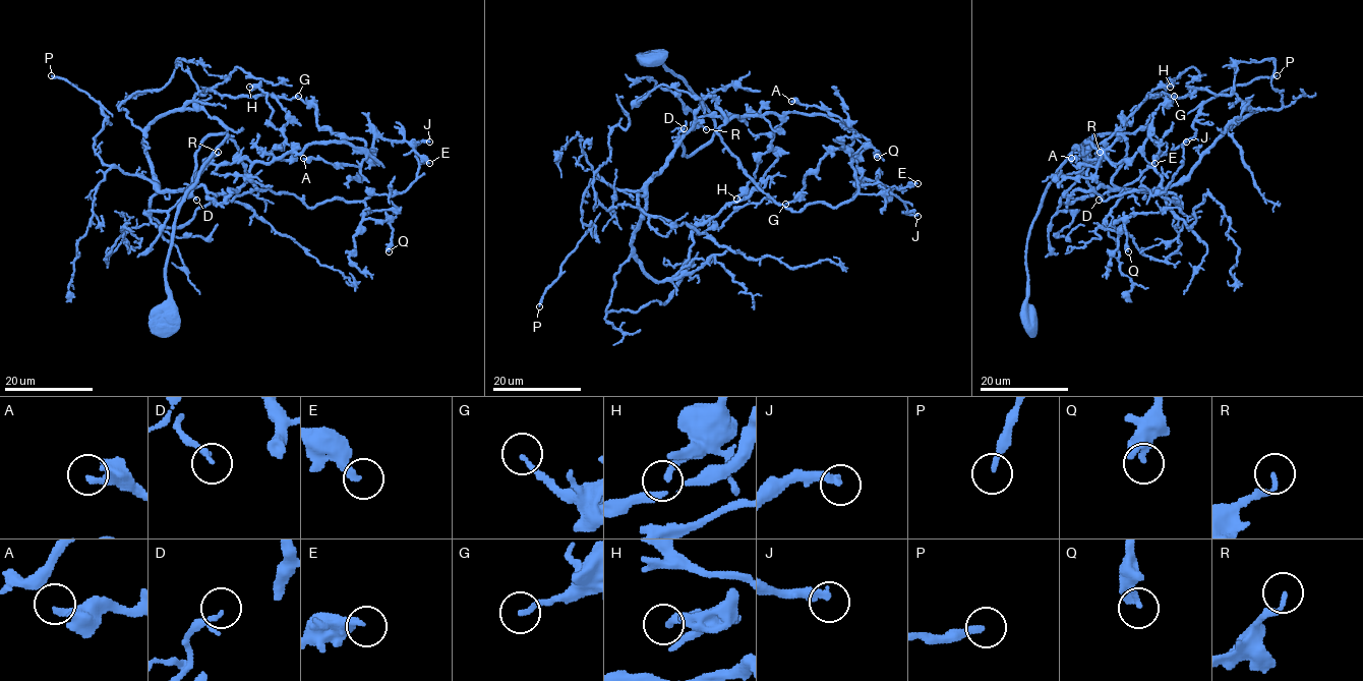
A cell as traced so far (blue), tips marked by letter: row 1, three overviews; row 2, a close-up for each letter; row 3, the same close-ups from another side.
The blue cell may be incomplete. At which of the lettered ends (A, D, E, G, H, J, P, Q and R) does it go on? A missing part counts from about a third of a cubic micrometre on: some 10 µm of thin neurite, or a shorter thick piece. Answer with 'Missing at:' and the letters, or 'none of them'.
Missing at: J, P

